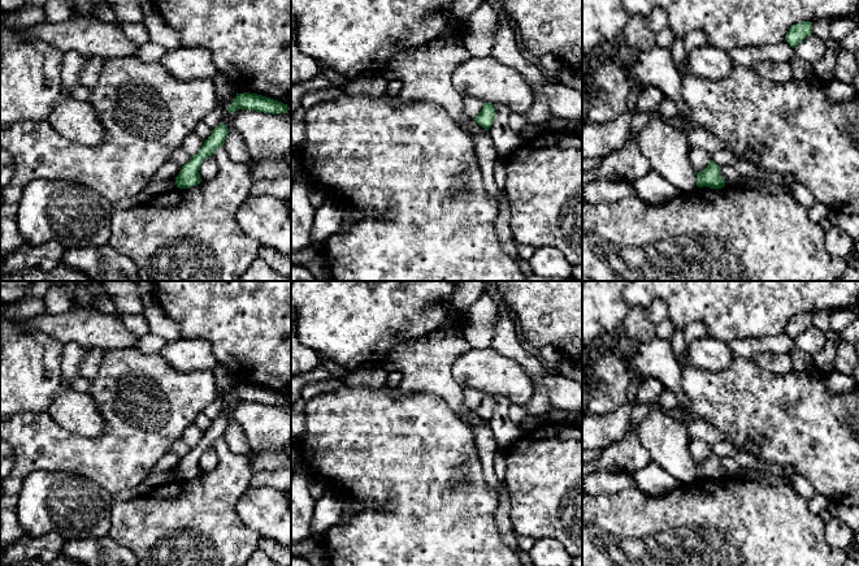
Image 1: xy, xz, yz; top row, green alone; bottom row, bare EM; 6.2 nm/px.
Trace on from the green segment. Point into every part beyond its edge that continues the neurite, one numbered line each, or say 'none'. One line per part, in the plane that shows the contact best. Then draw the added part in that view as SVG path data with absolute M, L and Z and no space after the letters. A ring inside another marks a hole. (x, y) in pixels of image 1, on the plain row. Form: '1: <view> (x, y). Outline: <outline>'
none

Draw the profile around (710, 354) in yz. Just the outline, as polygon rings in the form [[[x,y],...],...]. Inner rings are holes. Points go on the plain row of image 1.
[[[711,336],[690,342],[685,355],[686,367],[712,372],[726,368],[734,358],[728,342],[716,340]]]

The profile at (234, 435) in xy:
[[[234,423],[229,424],[225,431],[224,438],[231,453],[234,454],[251,453],[251,448],[247,441],[246,433],[239,424]]]

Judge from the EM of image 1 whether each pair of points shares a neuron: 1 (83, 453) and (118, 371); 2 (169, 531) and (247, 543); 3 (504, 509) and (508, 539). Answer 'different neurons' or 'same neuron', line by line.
1: same neuron
2: same neuron
3: same neuron

